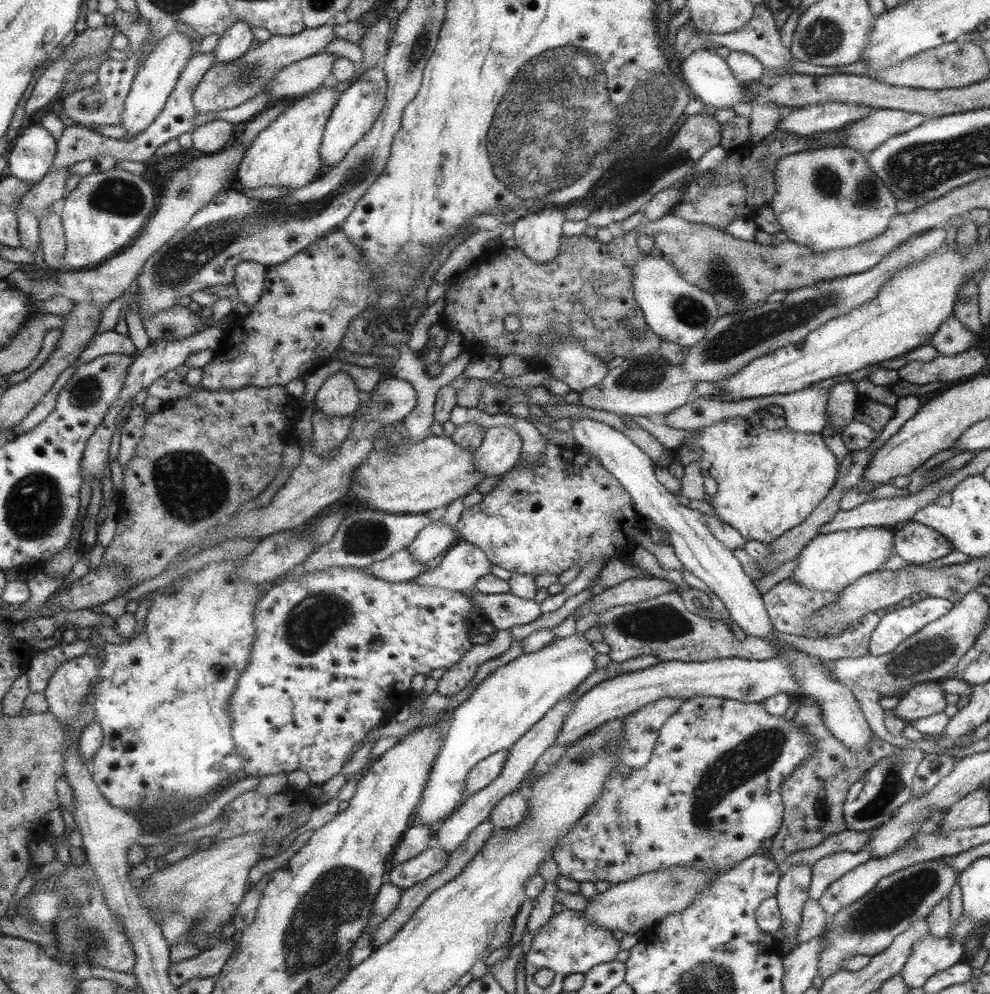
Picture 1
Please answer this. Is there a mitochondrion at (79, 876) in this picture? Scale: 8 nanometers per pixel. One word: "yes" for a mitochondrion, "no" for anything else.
no

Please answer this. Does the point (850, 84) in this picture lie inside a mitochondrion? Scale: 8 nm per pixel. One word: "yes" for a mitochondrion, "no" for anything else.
no

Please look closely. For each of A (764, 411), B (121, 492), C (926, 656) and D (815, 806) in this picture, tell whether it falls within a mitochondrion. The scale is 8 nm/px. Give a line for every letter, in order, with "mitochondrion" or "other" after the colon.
A: other
B: other
C: mitochondrion
D: other

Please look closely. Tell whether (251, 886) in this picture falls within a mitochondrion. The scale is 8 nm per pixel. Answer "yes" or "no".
no

